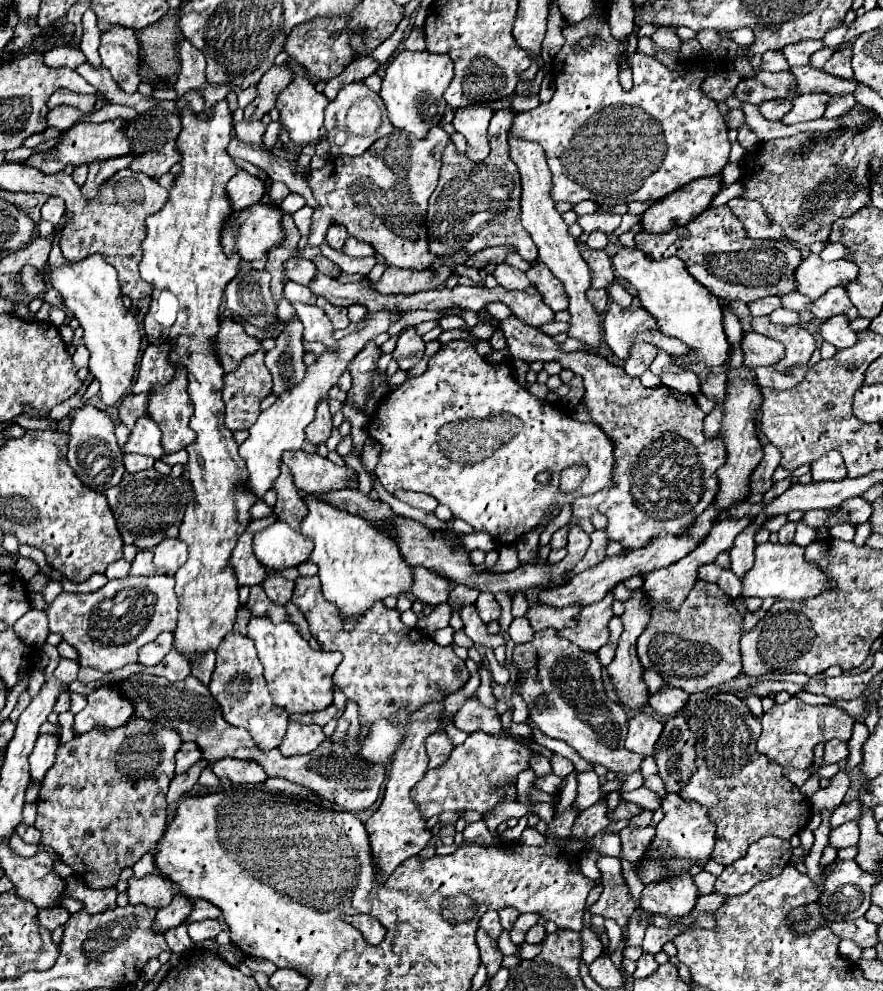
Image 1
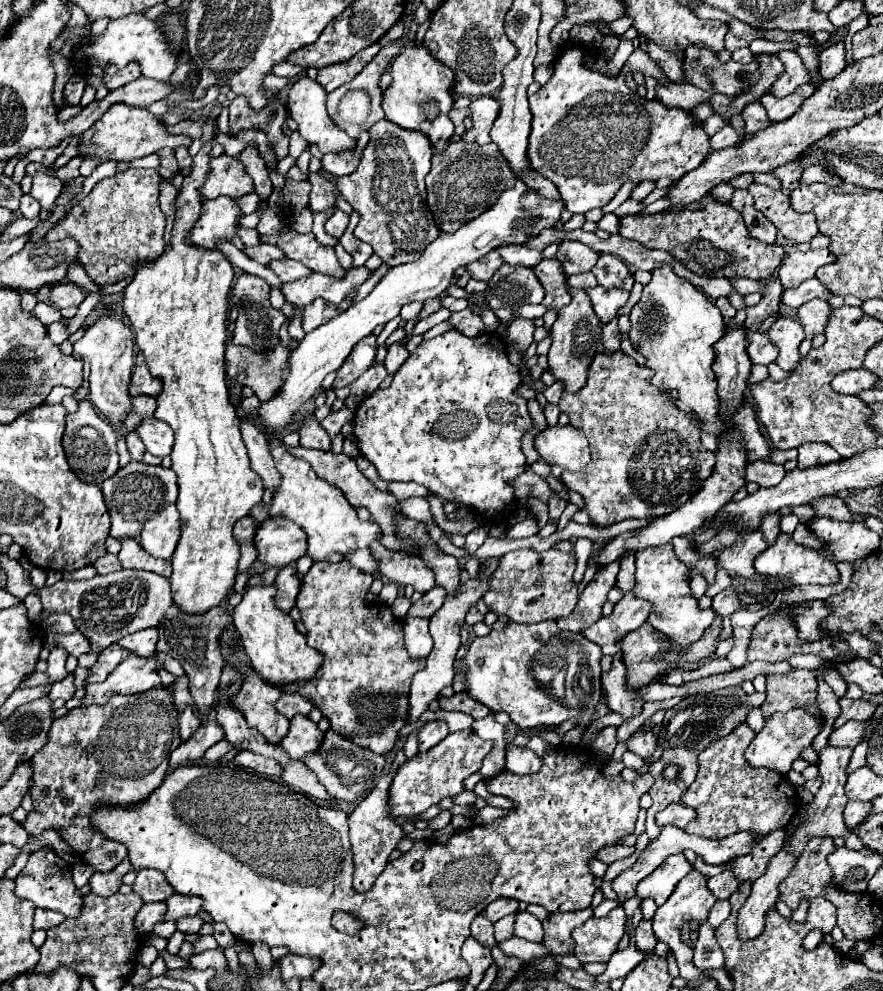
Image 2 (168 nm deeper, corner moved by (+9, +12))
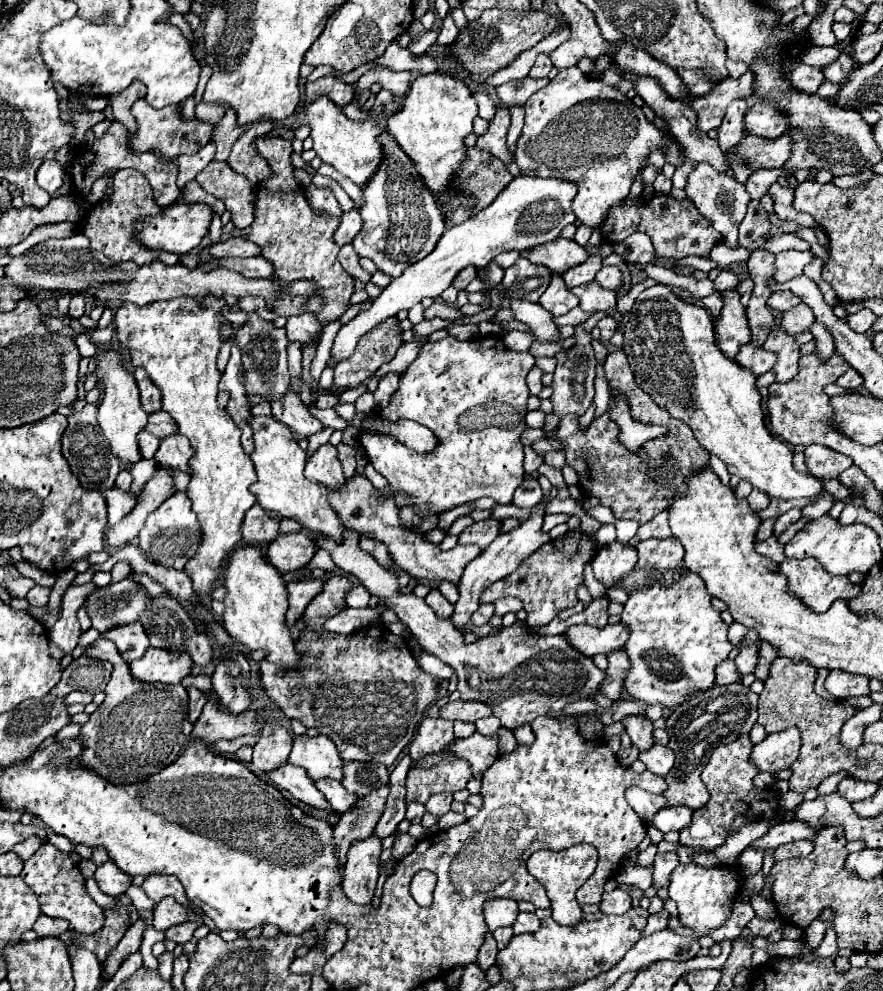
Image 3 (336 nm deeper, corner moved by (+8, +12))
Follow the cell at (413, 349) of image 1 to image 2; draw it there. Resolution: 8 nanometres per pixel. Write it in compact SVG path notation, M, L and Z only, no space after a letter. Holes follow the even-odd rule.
M401 342L391 344L391 346L389 346L389 352L387 352L387 358L385 358L385 368L387 368L387 372L389 372L389 374L395 374L397 368L407 360L407 356L409 356L409 352L407 352L405 344L401 344Z

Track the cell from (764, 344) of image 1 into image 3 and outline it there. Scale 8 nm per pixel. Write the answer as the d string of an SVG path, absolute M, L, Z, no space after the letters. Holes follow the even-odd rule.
M746 342L740 352L736 354L736 362L748 370L752 370L756 376L772 370L776 364L776 354L764 350L762 346L752 346L752 342Z

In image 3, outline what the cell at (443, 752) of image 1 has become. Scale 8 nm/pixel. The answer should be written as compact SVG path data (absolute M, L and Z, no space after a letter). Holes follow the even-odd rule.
M426 716L420 722L414 740L410 742L410 748L408 748L410 752L408 754L410 754L412 762L418 762L426 754L436 754L436 752L444 750L452 740L454 740L452 720Z

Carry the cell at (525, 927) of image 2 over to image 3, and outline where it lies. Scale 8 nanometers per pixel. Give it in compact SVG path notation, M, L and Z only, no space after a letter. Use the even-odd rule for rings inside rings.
M520 912L516 922L512 924L514 934L524 934L524 932L536 932L536 928L540 928L540 920L536 918L536 914L530 912Z

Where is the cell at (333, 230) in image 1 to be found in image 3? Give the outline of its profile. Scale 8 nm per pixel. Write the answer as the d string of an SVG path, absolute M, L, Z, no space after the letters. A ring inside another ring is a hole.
M350 210L350 212L344 212L342 214L342 220L340 220L340 226L338 230L334 232L334 240L338 246L344 246L348 242L352 242L352 238L356 236L356 232L362 228L362 220L360 220L360 214L358 210Z

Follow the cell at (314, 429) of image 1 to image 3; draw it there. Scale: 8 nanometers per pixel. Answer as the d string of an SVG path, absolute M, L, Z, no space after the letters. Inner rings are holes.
M332 444L320 446L308 460L306 460L306 478L320 482L328 488L338 488L346 482L342 474L342 464L338 460L338 450Z

